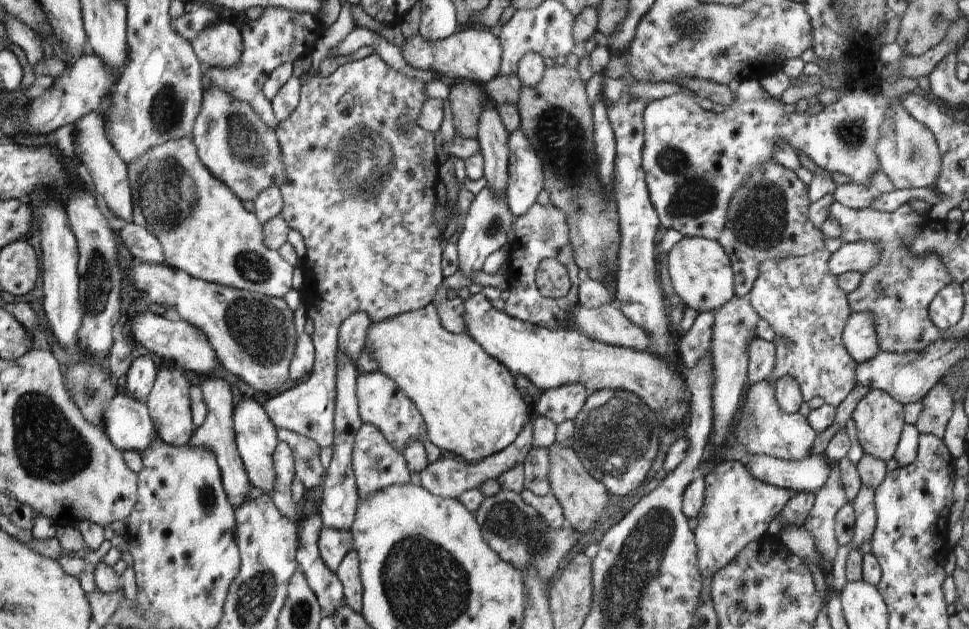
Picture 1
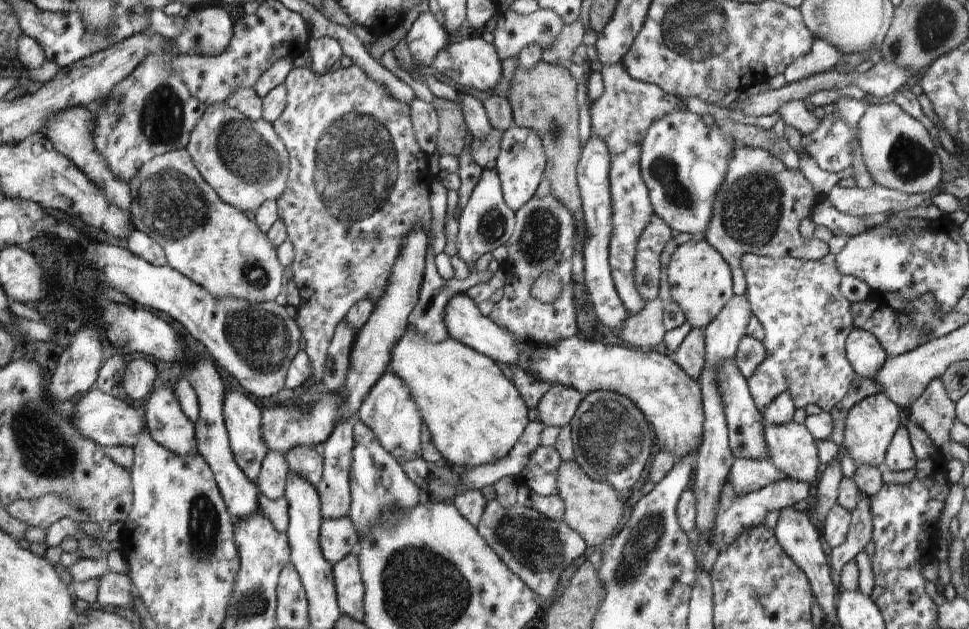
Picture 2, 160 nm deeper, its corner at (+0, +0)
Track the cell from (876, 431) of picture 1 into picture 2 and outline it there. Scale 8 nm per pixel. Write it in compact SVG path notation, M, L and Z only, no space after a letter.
M886 393L867 396L848 411L842 453L854 461L856 468L860 464L882 468L886 449L901 424L901 409L887 397Z

